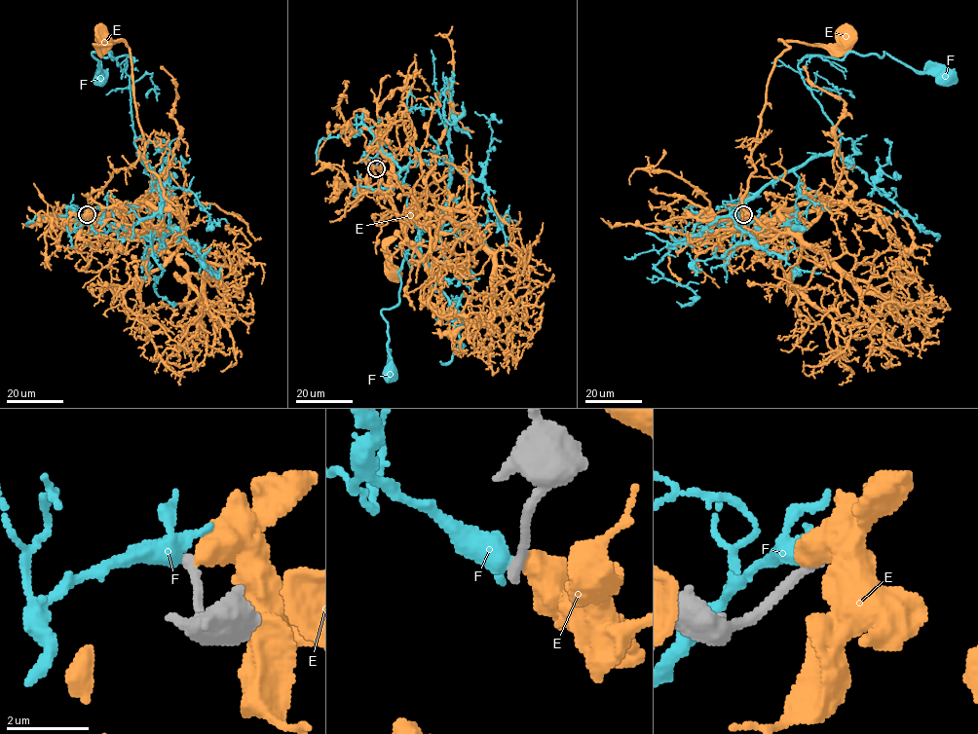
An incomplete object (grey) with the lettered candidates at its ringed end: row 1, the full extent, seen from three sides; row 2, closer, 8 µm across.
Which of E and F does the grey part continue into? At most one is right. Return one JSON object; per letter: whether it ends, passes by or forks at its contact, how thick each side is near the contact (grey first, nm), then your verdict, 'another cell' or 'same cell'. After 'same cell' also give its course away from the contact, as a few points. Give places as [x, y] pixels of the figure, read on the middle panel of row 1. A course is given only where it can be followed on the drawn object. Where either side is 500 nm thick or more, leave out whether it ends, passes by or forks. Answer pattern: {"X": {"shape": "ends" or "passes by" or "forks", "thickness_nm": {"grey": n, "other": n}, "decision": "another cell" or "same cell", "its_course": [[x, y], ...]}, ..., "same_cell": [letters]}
{"E": {"thickness_nm": {"grey": 320, "other": 600}, "decision": "another cell"}, "F": {"shape": "passes by", "thickness_nm": {"grey": 300, "other": 440}, "decision": "another cell"}, "same_cell": []}

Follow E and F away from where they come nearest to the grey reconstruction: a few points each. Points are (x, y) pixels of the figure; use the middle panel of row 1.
E: (377, 166), (414, 246), (471, 212), (471, 181), (465, 167), (433, 176), (385, 250), (391, 275)
F: (375, 167), (373, 140), (400, 167), (450, 168), (427, 262), (422, 223), (398, 303), (381, 311), (391, 373)

